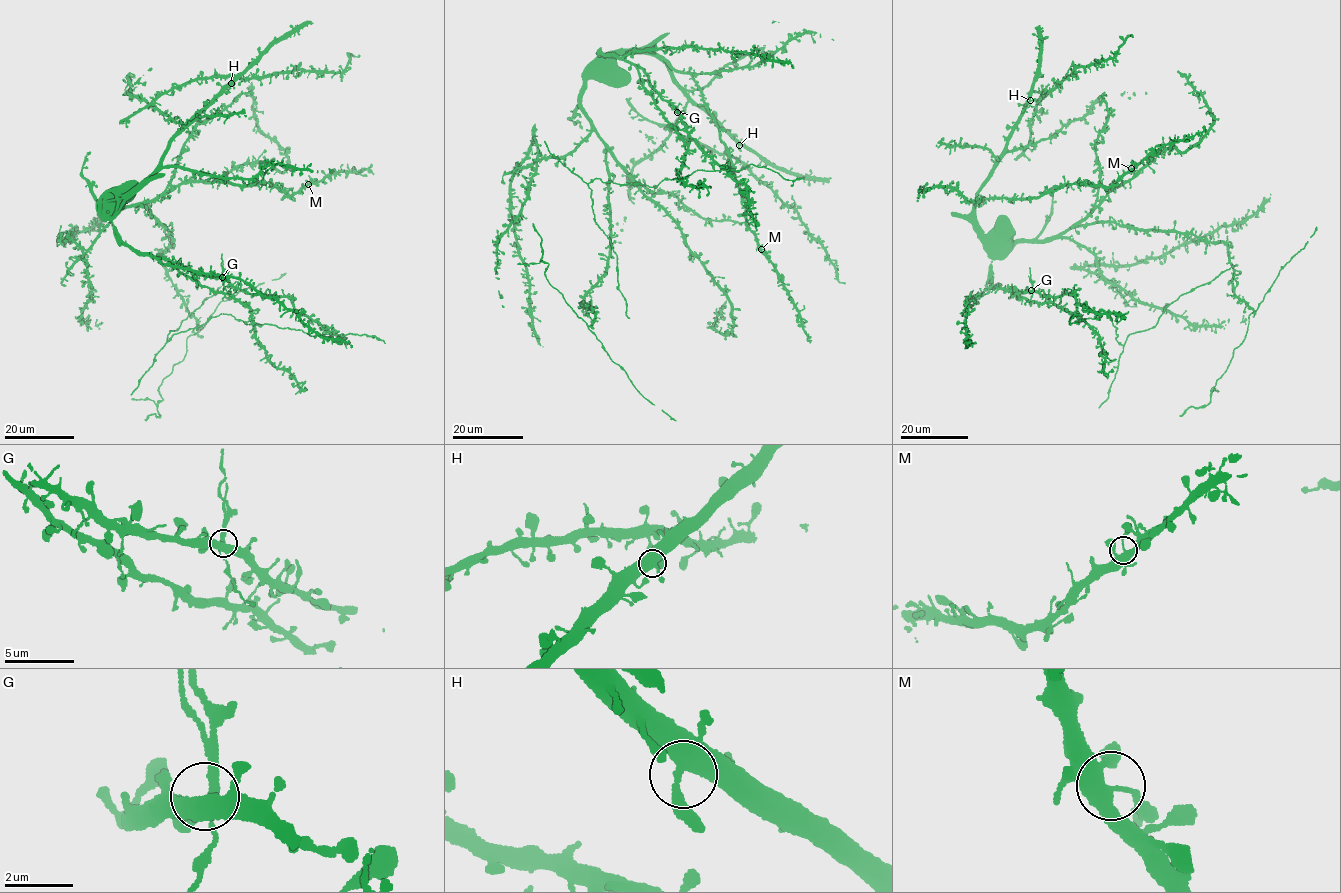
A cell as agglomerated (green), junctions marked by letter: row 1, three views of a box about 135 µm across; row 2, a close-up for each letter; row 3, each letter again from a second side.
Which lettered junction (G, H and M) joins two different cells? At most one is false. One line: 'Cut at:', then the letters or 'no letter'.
Cut at: G

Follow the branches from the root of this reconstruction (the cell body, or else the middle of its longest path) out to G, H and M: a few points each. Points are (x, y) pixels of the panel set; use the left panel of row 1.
G: (105, 214), (120, 238), (135, 249), (155, 257), (167, 258), (203, 275), (221, 277)
H: (105, 214), (117, 212), (126, 197), (155, 169), (176, 131), (231, 83)
M: (105, 214), (117, 212), (126, 197), (169, 167), (244, 186), (268, 183), (290, 196), (308, 184)

